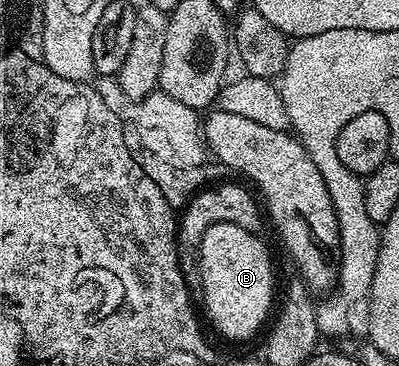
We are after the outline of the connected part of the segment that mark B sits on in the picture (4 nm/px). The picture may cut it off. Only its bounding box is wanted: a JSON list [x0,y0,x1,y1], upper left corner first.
[201,222,275,340]

